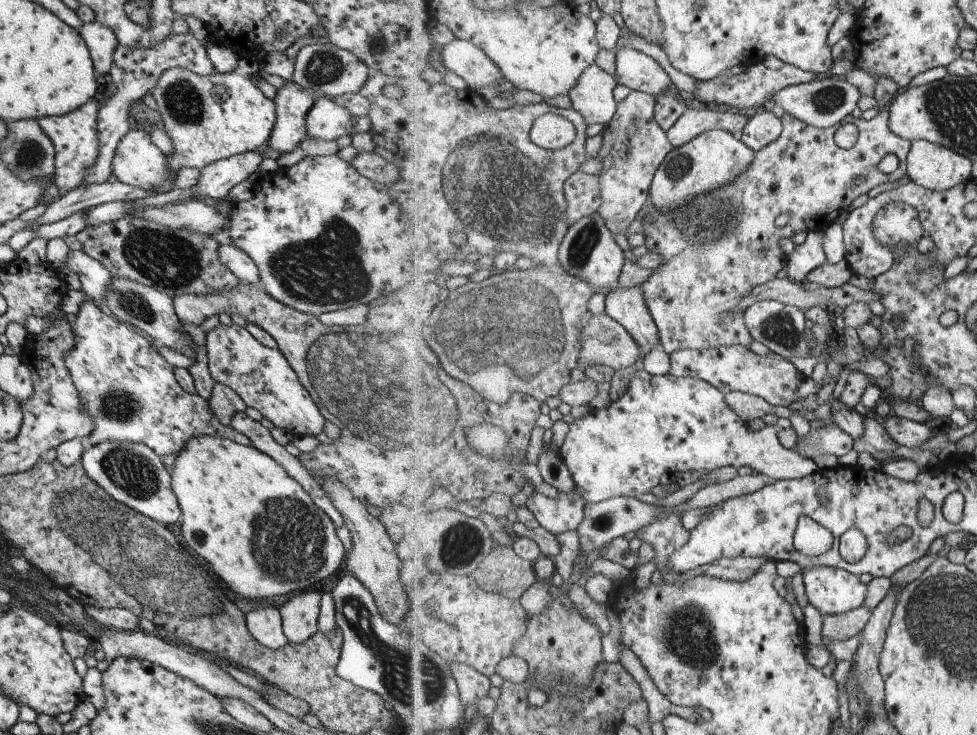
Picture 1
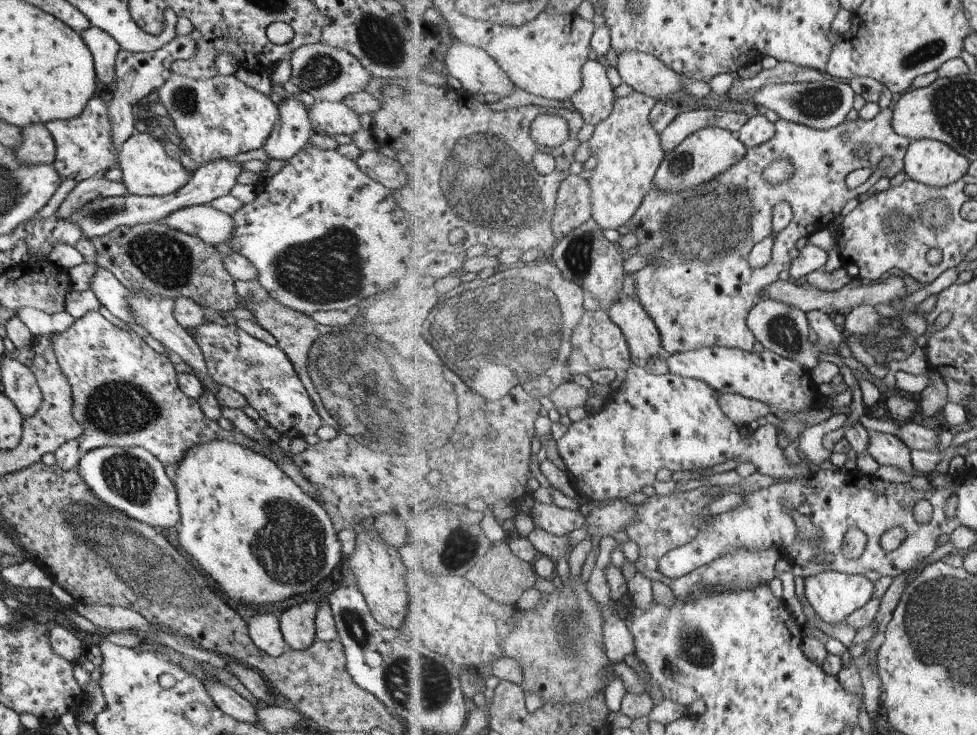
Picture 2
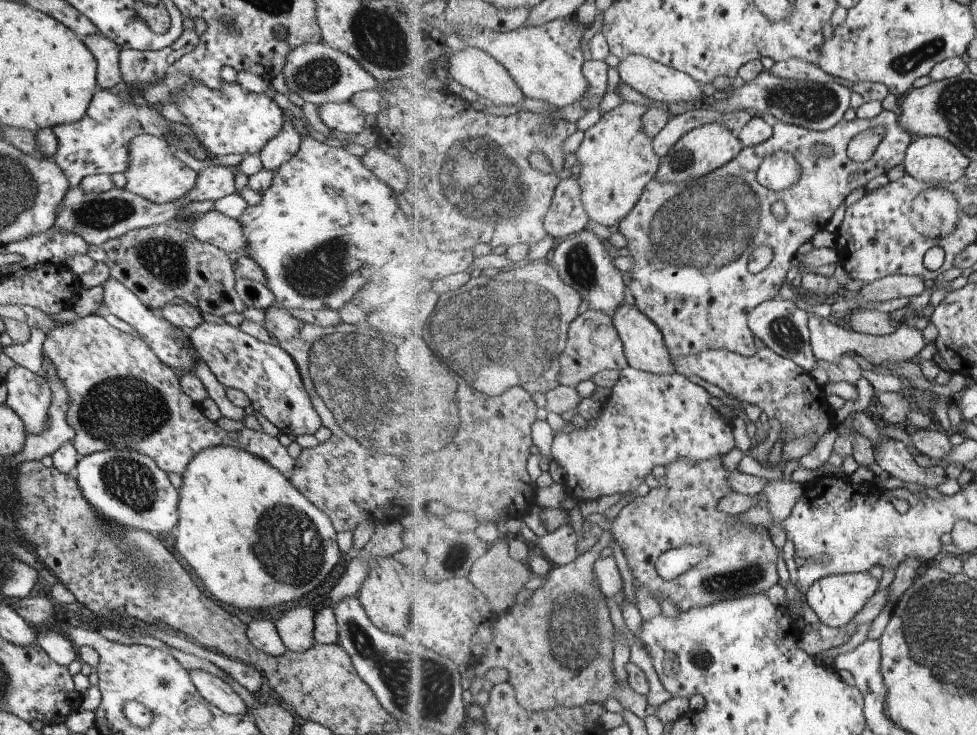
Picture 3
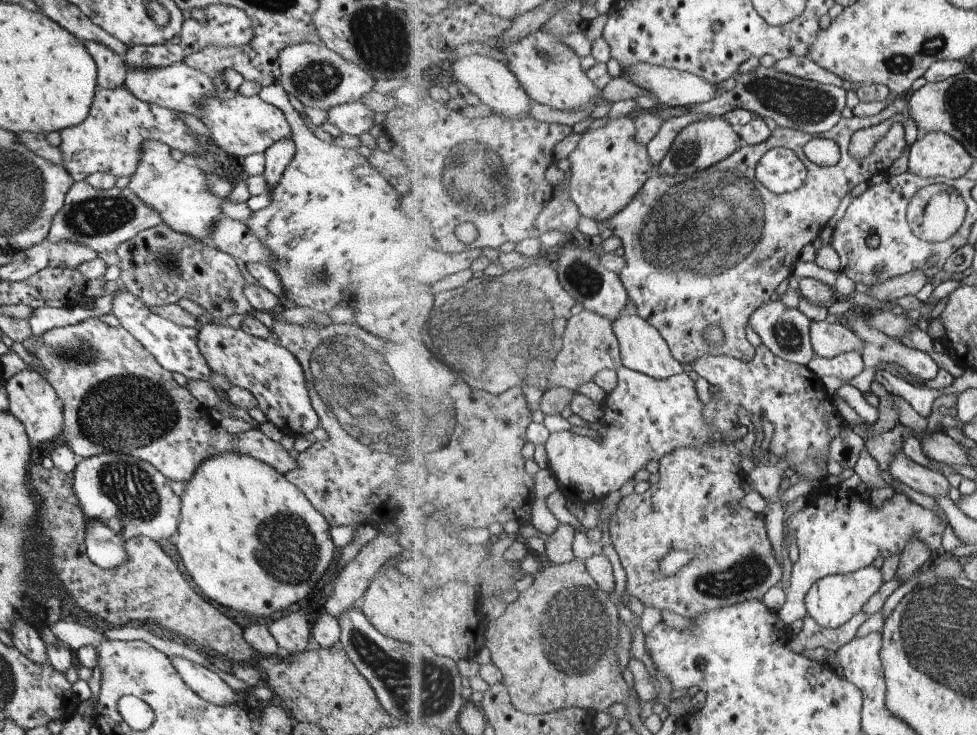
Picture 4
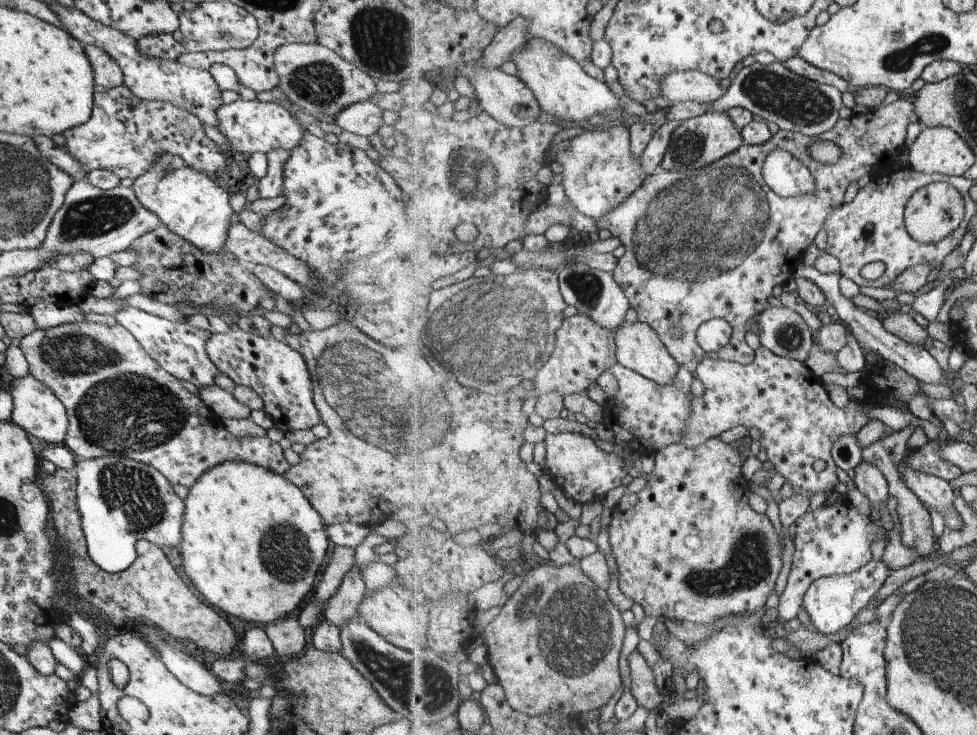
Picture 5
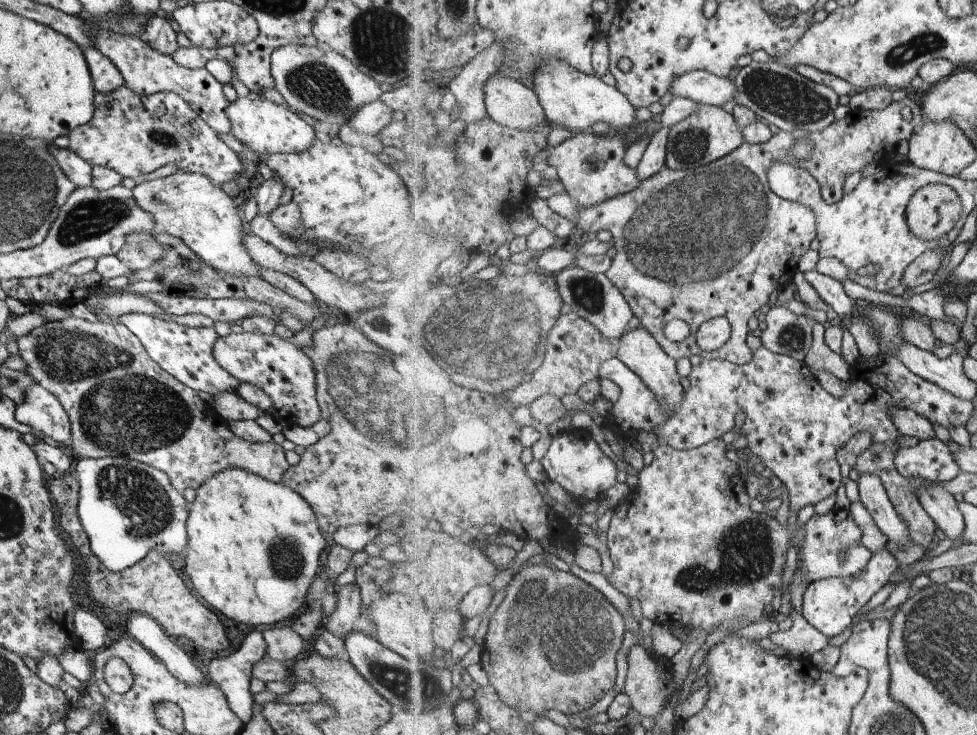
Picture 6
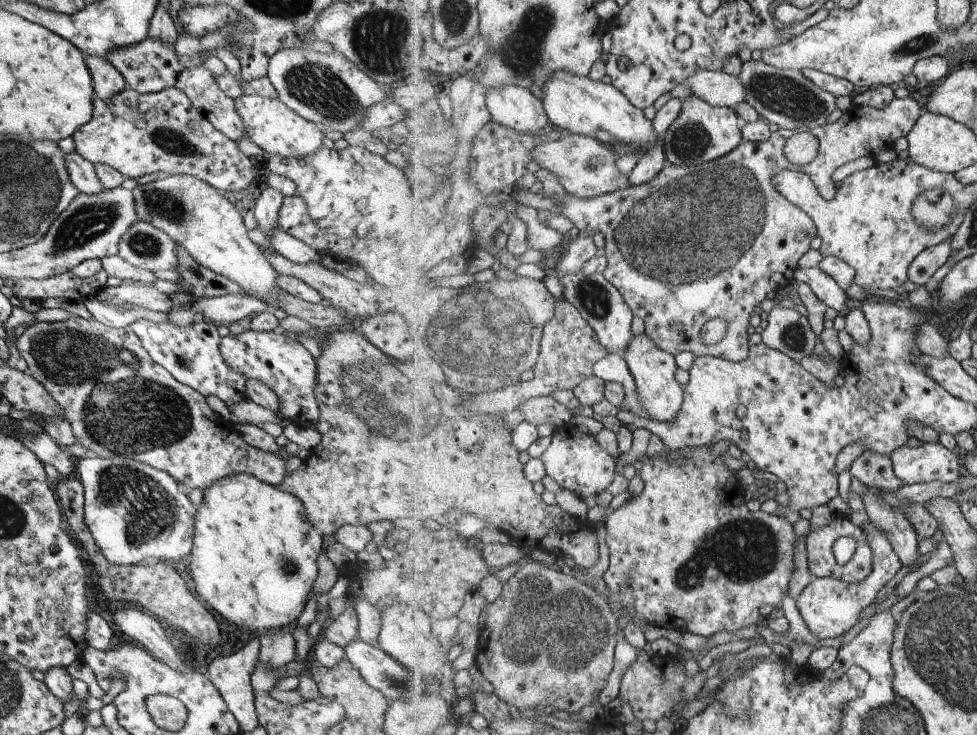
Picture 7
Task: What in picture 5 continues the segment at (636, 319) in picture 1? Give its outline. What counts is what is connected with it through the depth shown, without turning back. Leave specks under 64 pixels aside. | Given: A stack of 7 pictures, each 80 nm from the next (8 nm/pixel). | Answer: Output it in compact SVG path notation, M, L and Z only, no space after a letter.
M639 320L633 323L623 321L621 326L618 326L616 330L616 347L619 363L662 385L670 385L682 367L669 352L667 345L655 332L655 329L651 328L650 324Z

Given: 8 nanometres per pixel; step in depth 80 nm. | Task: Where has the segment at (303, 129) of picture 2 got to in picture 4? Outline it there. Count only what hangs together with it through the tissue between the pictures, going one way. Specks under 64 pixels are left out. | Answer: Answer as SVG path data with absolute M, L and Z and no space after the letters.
M289 137L276 140L262 152L264 158L262 176L268 186L268 191L278 183L279 177L291 160L293 153L294 144Z

